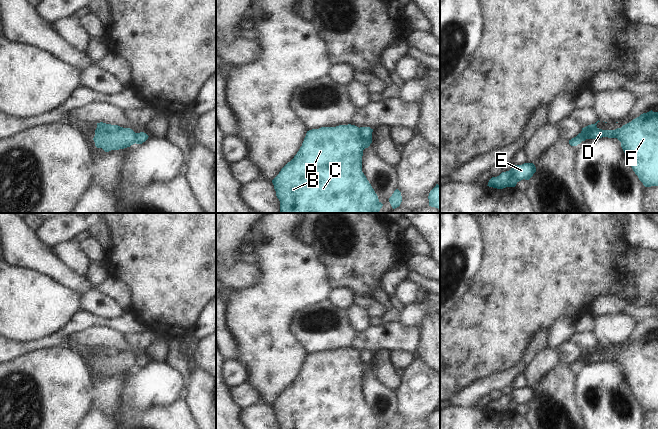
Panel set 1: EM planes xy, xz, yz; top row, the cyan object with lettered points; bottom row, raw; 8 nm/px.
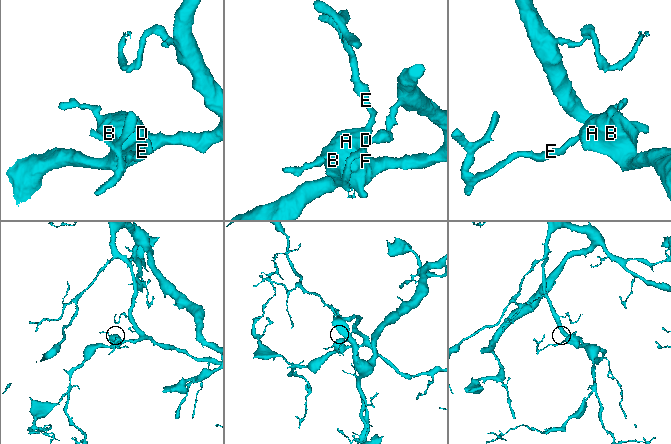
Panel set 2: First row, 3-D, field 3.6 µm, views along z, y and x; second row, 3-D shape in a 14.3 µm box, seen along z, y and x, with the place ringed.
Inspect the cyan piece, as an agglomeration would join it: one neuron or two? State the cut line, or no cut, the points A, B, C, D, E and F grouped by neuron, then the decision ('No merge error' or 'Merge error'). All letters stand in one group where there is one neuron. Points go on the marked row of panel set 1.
Split along xz (359, 128), (359, 137), (363, 141), (363, 149). Groups: A B C D F / E. Merge error.

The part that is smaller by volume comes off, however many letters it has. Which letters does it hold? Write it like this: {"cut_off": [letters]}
{"cut_off": ["E"]}

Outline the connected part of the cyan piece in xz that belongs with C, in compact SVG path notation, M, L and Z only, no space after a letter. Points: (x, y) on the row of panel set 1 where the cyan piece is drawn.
M339 125L336 127L321 127L307 131L302 146L294 158L288 162L272 180L276 196L280 201L280 213L379 213L383 204L362 172L362 156L364 141L360 138L360 128L355 125Z

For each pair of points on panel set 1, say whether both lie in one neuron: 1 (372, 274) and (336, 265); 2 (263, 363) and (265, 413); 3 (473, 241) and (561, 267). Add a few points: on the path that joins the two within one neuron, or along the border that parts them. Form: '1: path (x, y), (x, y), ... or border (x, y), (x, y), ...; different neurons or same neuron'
1: path (363, 270), (358, 265), (345, 265); same neuron
2: border (261, 401), (271, 406); different neurons
3: border (478, 223), (483, 241), (483, 257), (480, 267); different neurons

